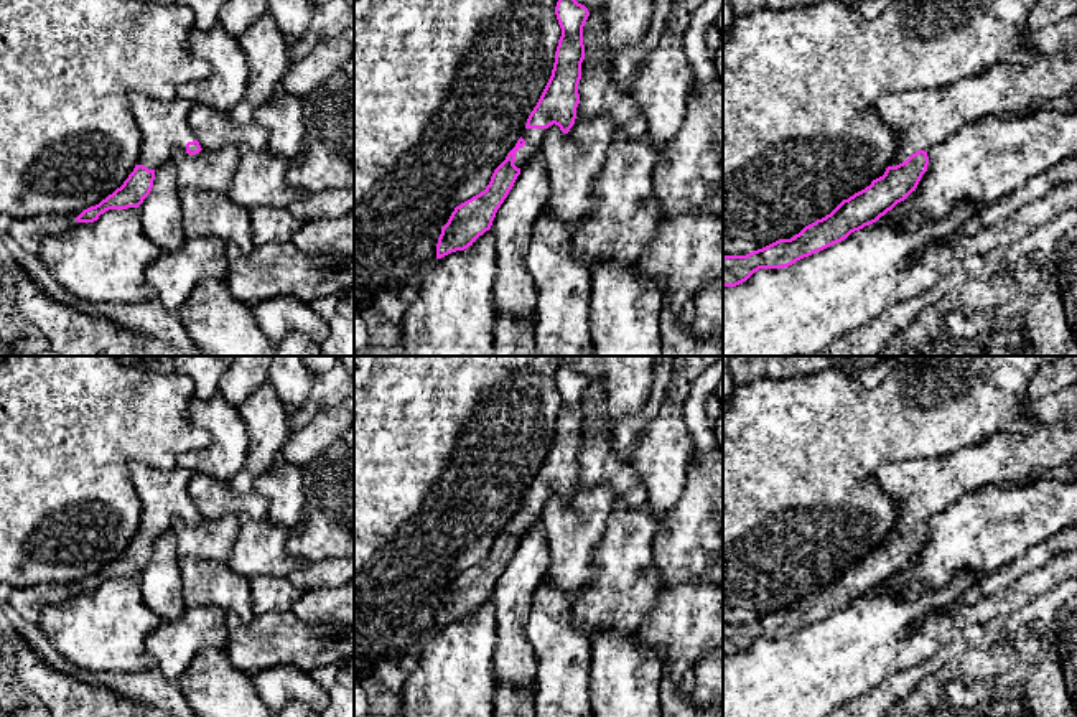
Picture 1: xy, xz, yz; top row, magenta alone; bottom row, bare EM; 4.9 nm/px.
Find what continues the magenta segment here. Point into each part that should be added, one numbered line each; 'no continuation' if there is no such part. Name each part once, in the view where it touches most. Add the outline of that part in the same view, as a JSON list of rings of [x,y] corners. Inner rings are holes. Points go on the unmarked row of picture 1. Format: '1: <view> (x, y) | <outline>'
1: yz (923, 487) | [[[1077,384],[1039,399],[1024,419],[1033,424],[1028,432],[998,432],[940,458],[911,458],[883,465],[874,478],[898,501],[898,519],[889,536],[906,531],[919,519],[929,521],[967,493],[1000,481],[1026,483],[1037,468],[1052,470],[1077,462]]]

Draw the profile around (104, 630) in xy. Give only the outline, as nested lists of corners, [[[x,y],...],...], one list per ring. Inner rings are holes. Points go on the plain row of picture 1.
[[[138,577],[109,579],[94,592],[77,592],[61,603],[43,610],[38,626],[49,643],[79,669],[91,672],[142,672],[156,668],[156,659],[145,646],[147,636],[161,623],[145,603]]]

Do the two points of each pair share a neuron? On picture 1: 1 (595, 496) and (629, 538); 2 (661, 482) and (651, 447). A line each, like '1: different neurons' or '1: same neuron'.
1: different neurons
2: same neuron

